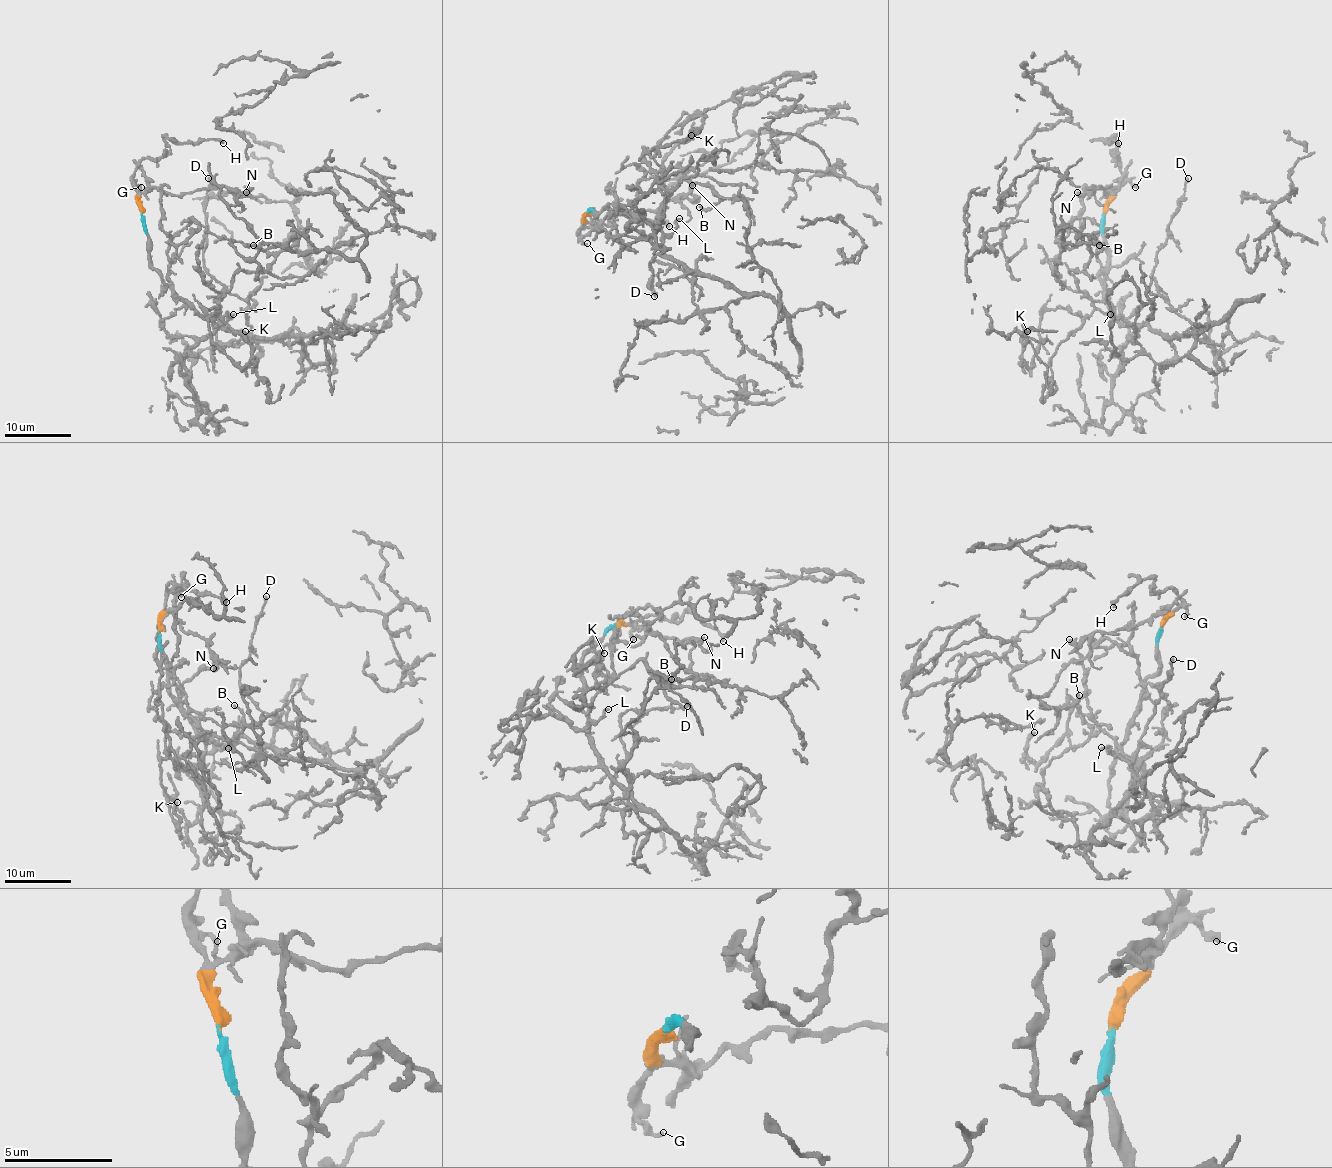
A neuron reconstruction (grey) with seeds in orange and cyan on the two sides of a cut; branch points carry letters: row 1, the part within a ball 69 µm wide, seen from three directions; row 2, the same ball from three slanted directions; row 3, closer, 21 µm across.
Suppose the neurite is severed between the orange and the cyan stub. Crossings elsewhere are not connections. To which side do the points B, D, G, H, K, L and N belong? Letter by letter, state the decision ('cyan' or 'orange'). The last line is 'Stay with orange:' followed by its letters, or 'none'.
B: cyan
D: cyan
G: orange
H: orange
K: cyan
L: cyan
N: orange
Stay with orange: G, H, N

